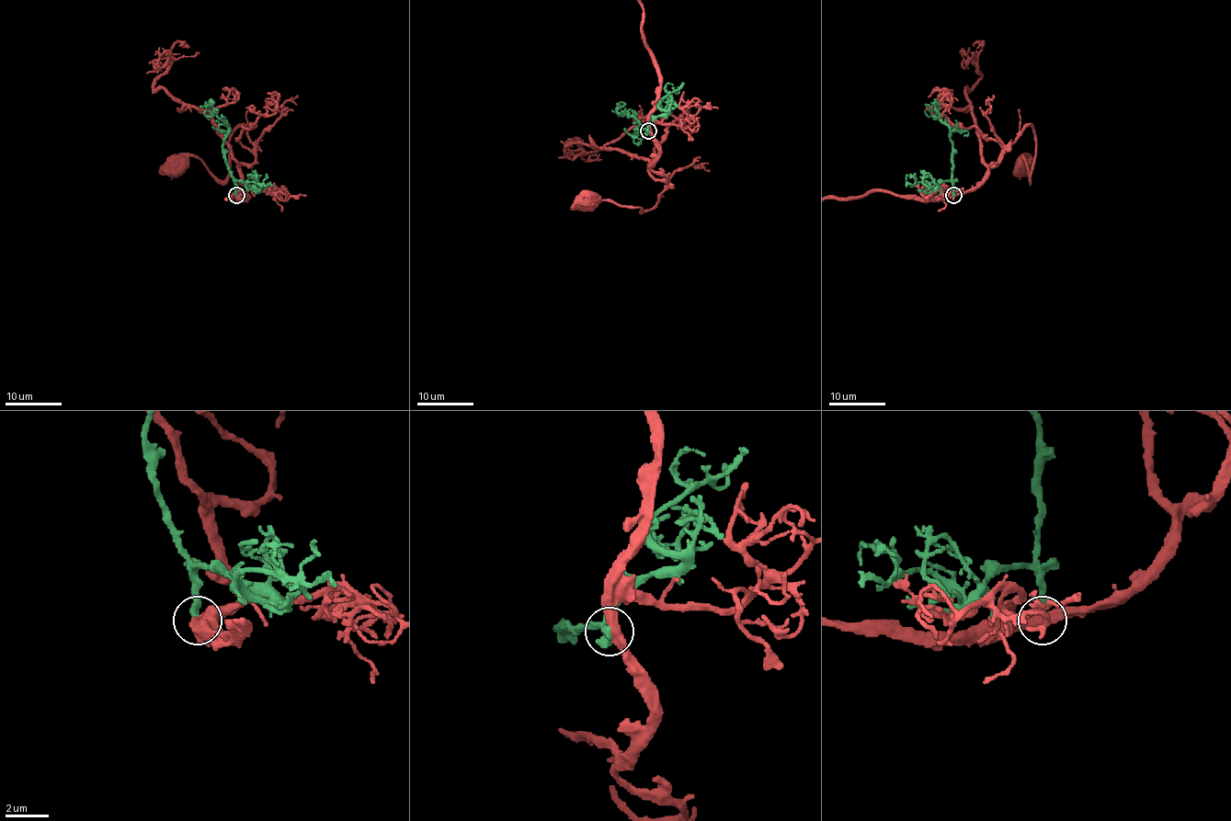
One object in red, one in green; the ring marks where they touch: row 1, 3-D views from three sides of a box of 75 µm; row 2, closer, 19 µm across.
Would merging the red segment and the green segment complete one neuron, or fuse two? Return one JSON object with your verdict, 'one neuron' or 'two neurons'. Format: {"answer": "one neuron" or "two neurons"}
{"answer": "two neurons"}

